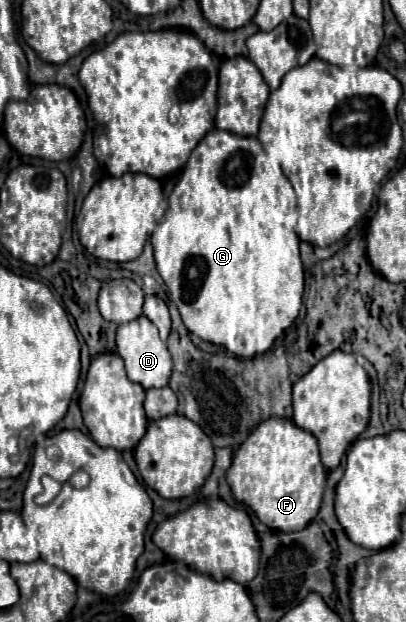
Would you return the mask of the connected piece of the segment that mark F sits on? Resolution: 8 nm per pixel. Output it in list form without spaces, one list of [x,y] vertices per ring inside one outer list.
[[[283,418],[261,422],[241,444],[227,470],[227,482],[235,500],[247,504],[265,526],[277,532],[303,530],[317,516],[325,478],[327,470],[321,464],[315,436]]]

